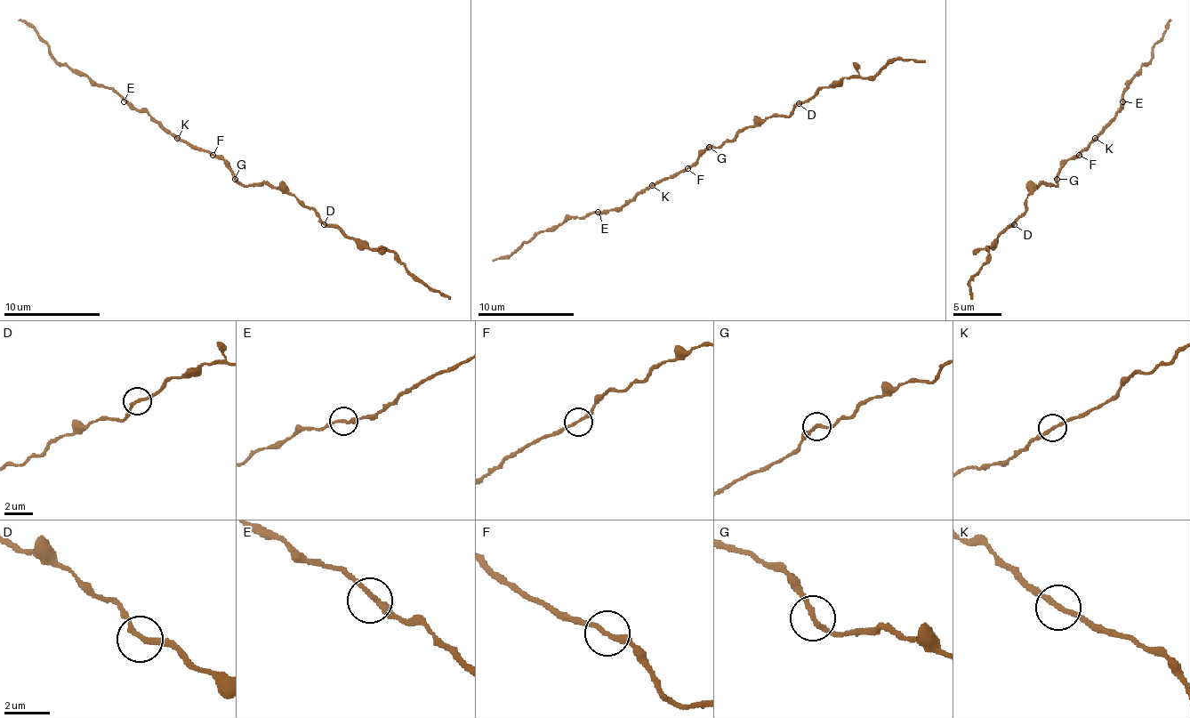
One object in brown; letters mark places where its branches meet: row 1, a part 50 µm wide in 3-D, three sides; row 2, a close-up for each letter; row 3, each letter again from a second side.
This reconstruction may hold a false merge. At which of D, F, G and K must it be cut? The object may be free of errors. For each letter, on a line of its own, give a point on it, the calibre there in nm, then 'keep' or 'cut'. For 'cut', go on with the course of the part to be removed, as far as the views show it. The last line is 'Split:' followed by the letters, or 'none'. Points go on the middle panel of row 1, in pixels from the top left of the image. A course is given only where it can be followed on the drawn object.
D: (799, 103) | 220 nm | keep
F: (687, 168) | 220 nm | keep
G: (709, 147) | 200 nm | keep
K: (652, 185) | 220 nm | cut | (651, 185), (620, 209), (606, 209), (586, 217), (569, 217), (559, 226), (535, 234), (514, 253), (492, 260)
Split: K

